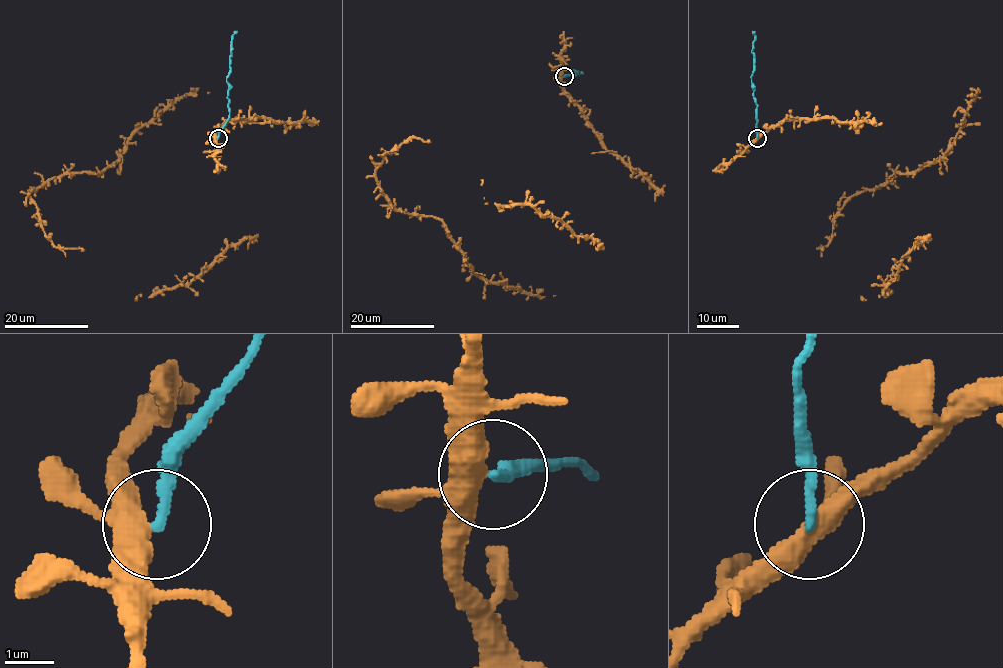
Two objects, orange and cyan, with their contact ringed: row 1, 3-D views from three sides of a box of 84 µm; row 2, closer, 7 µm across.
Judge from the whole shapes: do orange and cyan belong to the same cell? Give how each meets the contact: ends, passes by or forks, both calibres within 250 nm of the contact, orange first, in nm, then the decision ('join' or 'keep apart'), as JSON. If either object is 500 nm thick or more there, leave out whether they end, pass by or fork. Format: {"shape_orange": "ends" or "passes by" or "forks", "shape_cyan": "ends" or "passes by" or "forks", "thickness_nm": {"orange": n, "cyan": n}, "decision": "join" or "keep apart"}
{"shape_orange": "forks", "shape_cyan": "ends", "thickness_nm": {"orange": 380, "cyan": 200}, "decision": "keep apart"}

